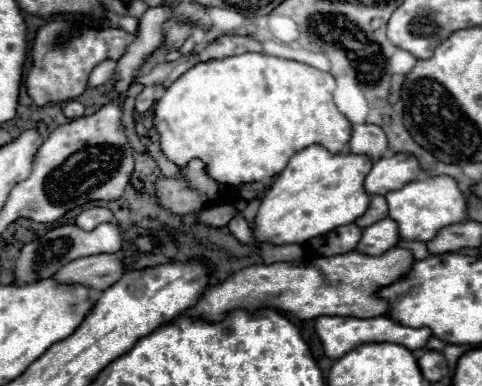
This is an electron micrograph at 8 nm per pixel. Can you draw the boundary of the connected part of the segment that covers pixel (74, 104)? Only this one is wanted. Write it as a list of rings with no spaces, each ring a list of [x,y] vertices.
[[[68,101],[68,103],[64,103],[62,111],[68,119],[78,119],[78,117],[84,115],[84,105],[78,103],[78,101]]]

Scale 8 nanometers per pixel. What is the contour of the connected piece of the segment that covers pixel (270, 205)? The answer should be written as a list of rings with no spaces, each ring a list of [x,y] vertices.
[[[310,145],[296,153],[260,201],[254,227],[256,243],[304,243],[312,237],[330,233],[336,227],[354,223],[368,211],[370,195],[364,191],[364,179],[372,169],[372,163],[374,161],[368,155],[334,155],[322,145]]]

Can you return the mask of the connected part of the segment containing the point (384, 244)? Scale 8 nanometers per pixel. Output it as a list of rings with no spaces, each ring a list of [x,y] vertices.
[[[386,217],[380,223],[374,223],[372,227],[364,229],[356,251],[366,253],[366,255],[382,255],[388,249],[396,247],[398,241],[400,241],[400,235],[398,235],[396,221]]]

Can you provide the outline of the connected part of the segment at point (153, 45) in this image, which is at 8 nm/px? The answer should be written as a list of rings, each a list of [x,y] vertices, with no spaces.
[[[150,7],[140,19],[136,39],[130,43],[128,51],[118,61],[118,77],[114,87],[120,95],[126,93],[132,79],[136,77],[140,65],[162,45],[162,25],[170,19],[170,7]]]

